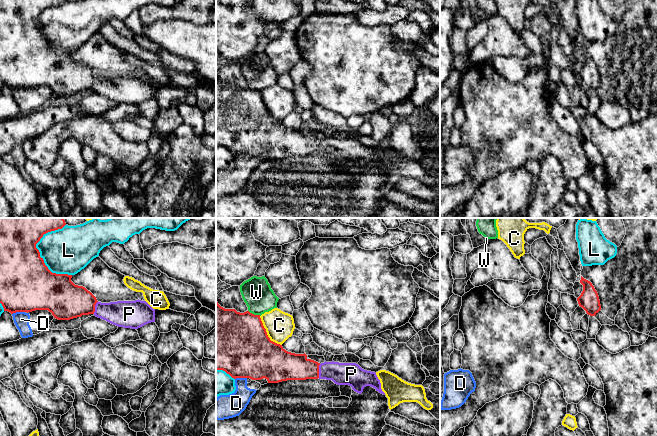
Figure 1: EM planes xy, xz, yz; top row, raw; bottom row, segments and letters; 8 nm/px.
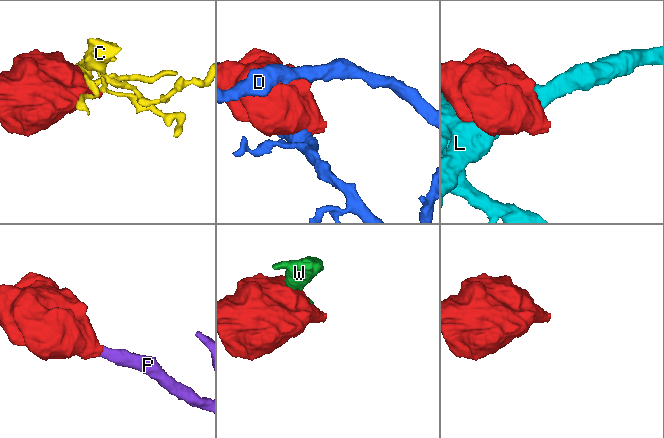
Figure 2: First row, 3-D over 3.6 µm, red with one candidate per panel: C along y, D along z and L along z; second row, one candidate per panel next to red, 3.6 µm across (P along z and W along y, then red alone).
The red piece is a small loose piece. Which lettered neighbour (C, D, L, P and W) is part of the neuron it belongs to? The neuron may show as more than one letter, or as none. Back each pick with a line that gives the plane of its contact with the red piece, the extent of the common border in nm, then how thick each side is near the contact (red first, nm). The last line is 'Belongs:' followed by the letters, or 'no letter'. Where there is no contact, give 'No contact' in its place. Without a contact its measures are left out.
P: Touches red in xz. Shared border 110 nm. Thickness 220 nm (red) against 180 nm
Belongs: P

